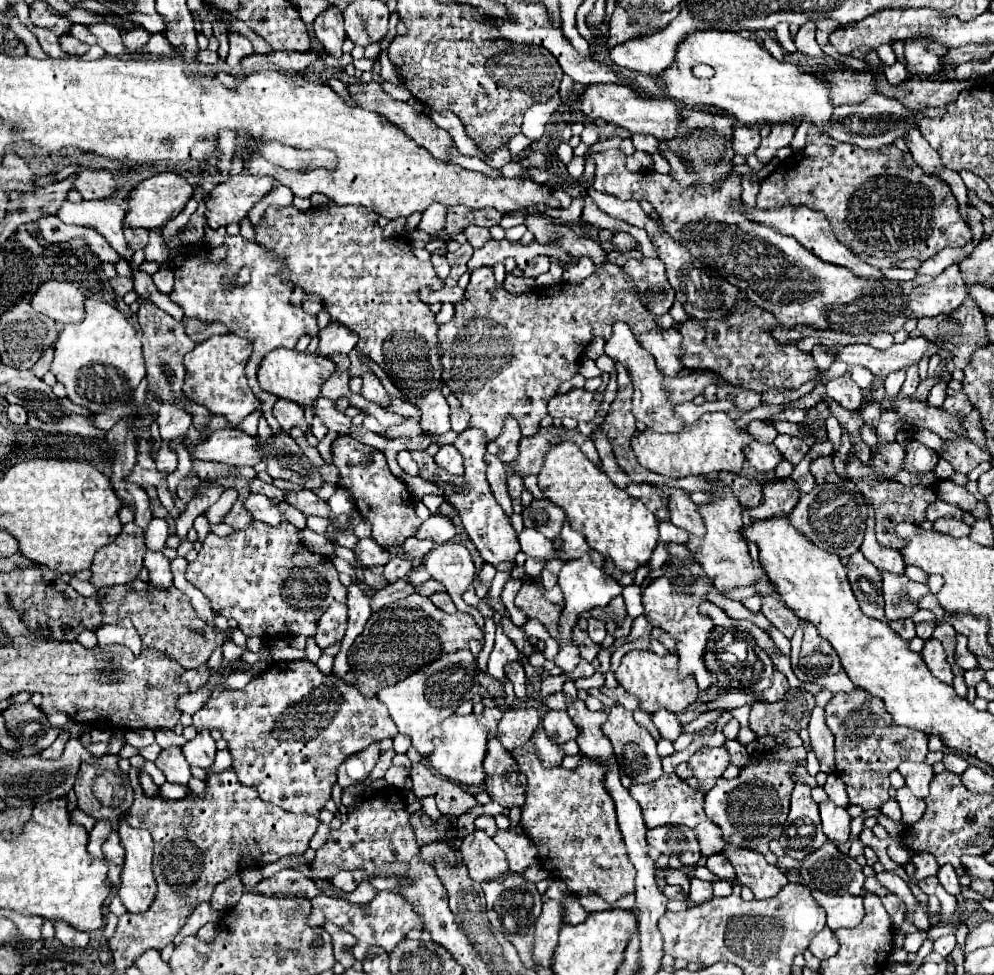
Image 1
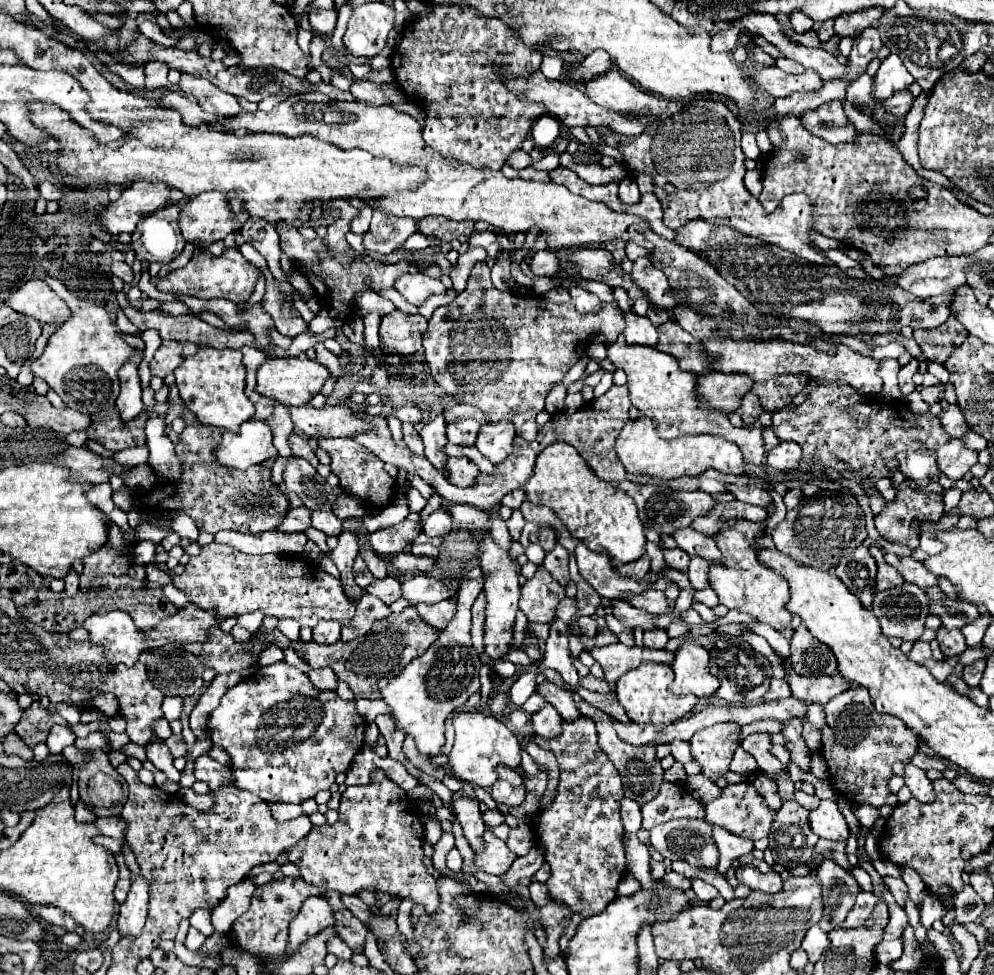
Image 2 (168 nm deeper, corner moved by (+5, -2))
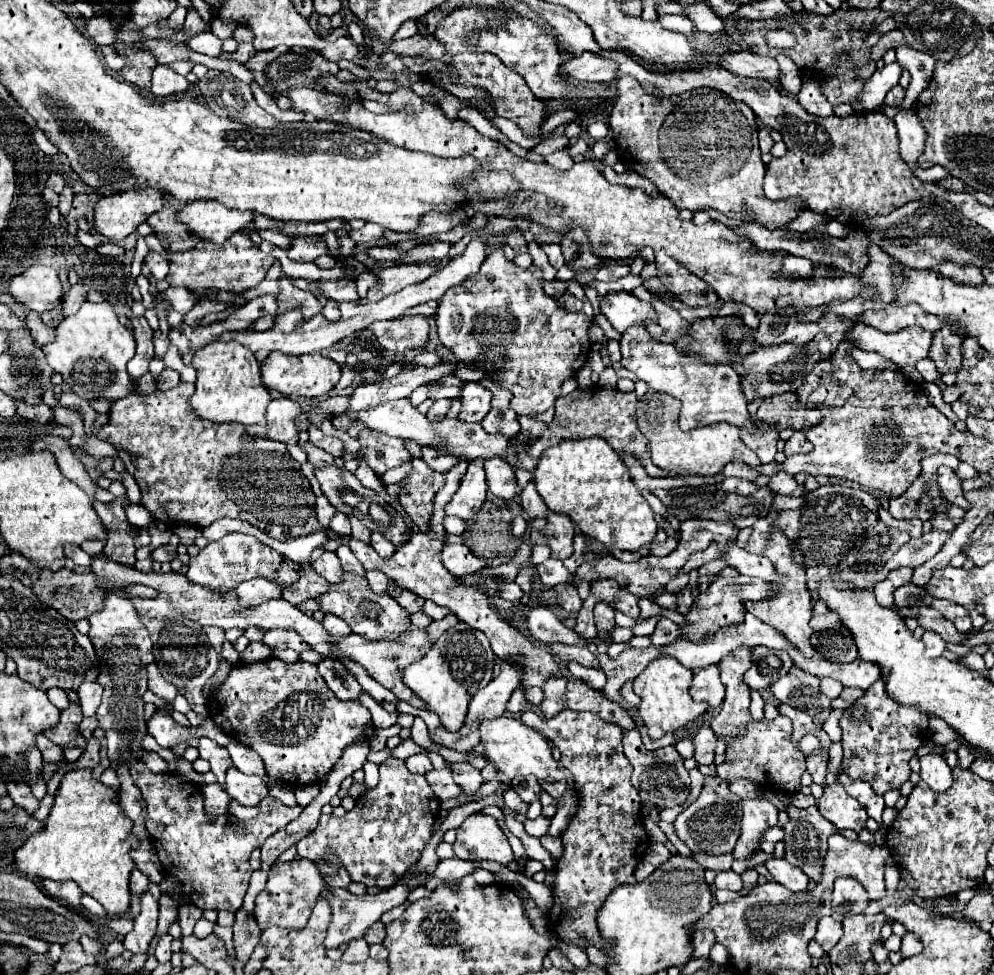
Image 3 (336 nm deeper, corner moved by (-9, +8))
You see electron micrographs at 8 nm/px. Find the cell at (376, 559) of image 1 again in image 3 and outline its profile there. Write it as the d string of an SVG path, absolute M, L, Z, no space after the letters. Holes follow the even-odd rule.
M445 544L441 550L441 560L443 566L457 578L473 574L487 566L487 560L477 558L465 544Z

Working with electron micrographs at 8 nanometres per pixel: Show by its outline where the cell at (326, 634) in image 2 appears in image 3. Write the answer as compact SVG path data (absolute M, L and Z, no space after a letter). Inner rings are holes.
M325 614L323 626L325 626L325 630L327 630L331 636L335 636L335 638L343 638L343 636L351 634L351 628L347 626L347 622L341 620L341 618L335 616L335 614Z

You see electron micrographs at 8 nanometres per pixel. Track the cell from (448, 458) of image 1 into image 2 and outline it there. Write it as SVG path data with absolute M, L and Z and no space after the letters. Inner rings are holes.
M447 458L447 478L451 484L471 486L477 474L479 470L469 462L469 458Z

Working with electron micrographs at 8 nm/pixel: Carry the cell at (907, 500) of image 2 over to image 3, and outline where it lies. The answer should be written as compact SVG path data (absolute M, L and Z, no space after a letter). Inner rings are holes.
M943 468L943 470L939 472L939 486L941 486L943 496L945 496L951 504L963 506L965 510L969 508L969 502L963 498L961 480L957 478L957 474L955 474L955 472L951 472L951 468ZM963 500L965 500L965 502L963 502Z

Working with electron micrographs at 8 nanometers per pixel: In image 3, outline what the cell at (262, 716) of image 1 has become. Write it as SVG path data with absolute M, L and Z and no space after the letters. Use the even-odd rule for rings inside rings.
M267 658L255 664L235 664L225 682L209 696L207 706L219 728L233 740L253 748L261 756L267 774L287 780L289 786L321 782L333 770L343 750L363 734L365 724L371 720L369 710L359 702L337 700L317 672L317 666L301 660L287 664Z

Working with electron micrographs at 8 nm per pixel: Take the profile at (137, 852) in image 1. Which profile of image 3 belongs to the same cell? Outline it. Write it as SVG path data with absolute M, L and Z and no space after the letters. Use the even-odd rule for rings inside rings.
M145 892L141 896L141 912L135 918L135 928L123 940L125 950L133 954L147 952L149 942L153 940L155 930L157 930L157 912L159 912L157 900L149 892Z

